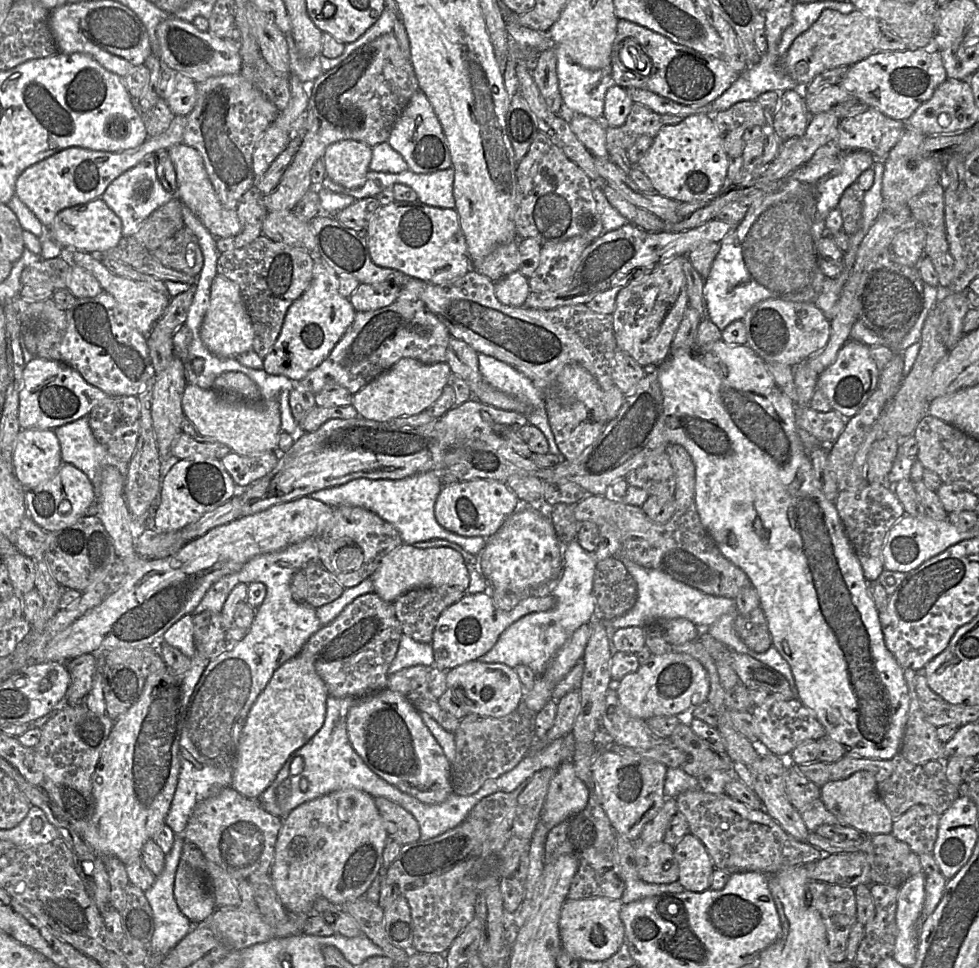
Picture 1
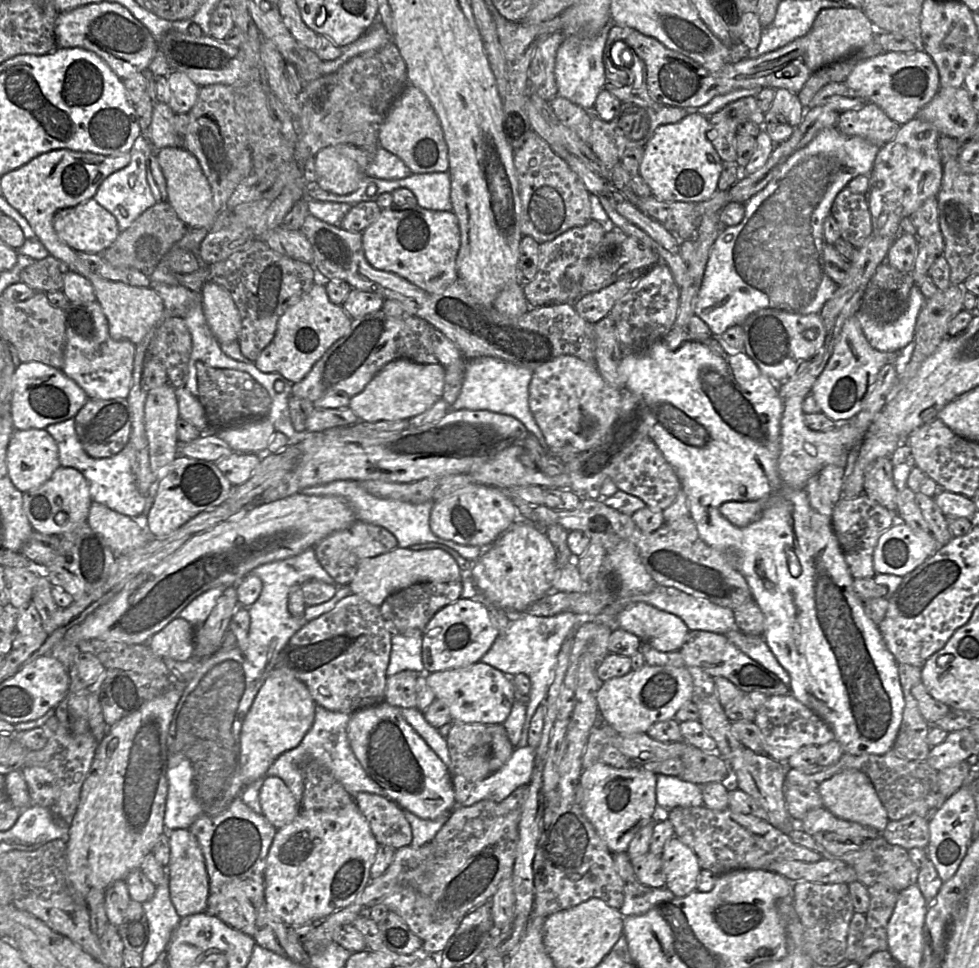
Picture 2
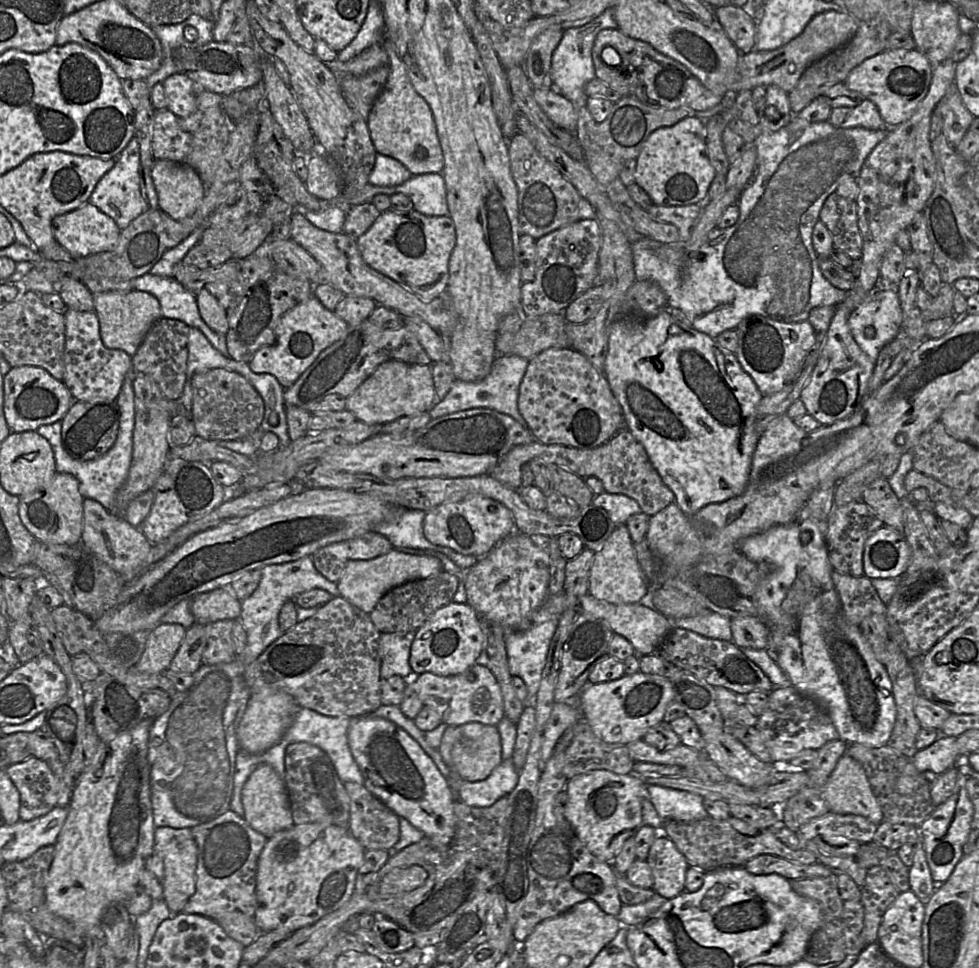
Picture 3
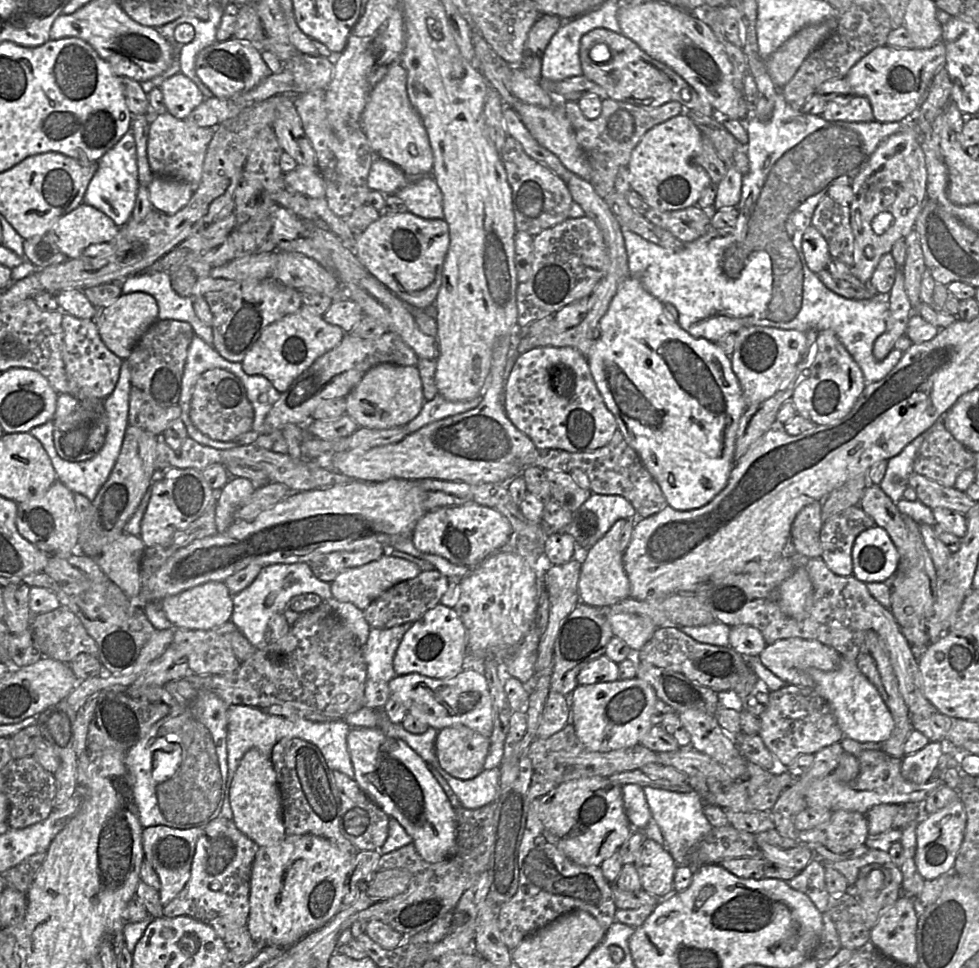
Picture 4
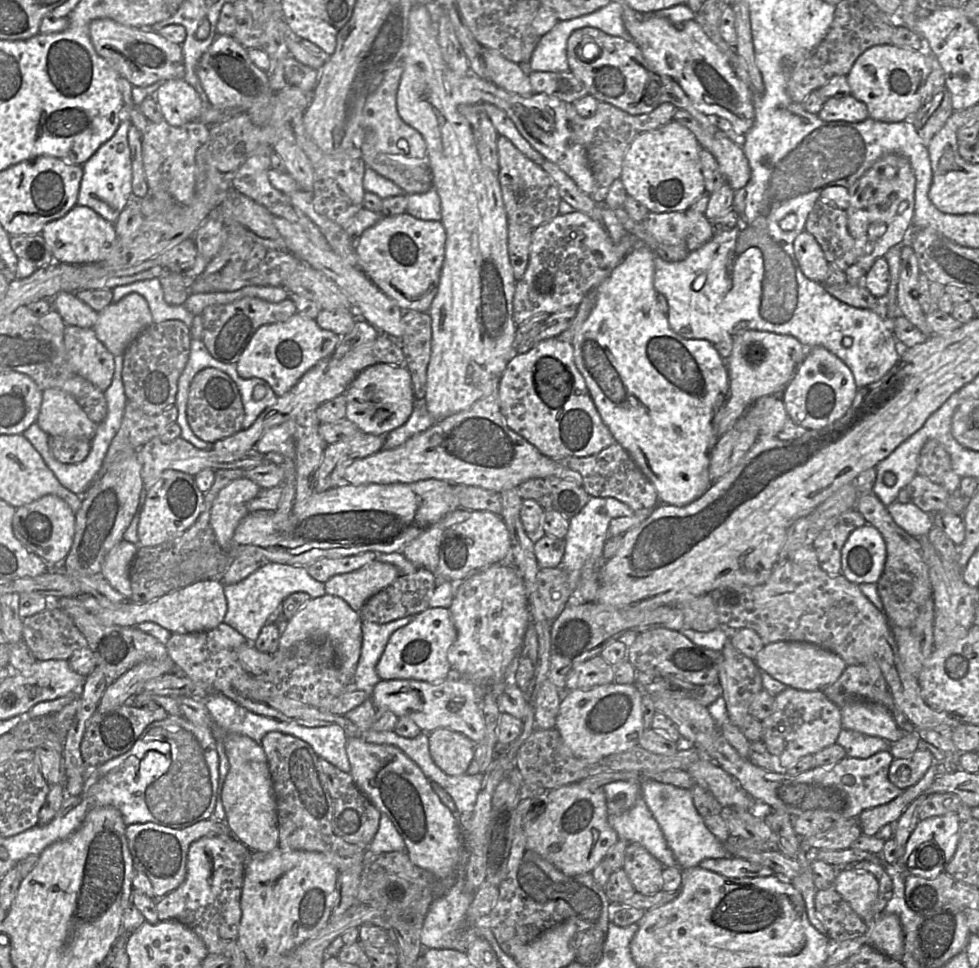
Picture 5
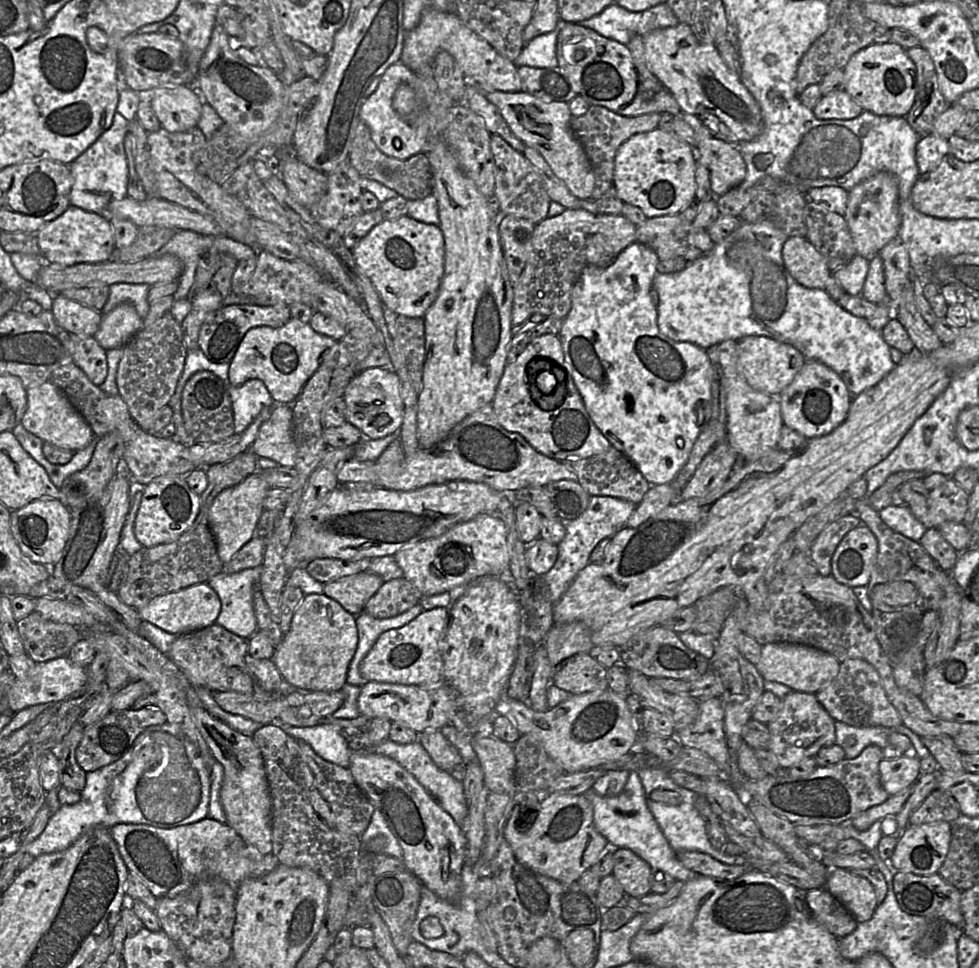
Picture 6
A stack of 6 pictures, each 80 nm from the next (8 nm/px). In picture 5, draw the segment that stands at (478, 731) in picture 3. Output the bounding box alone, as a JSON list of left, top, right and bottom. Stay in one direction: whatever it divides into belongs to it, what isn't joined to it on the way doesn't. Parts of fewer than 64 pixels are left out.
[428,728,476,775]

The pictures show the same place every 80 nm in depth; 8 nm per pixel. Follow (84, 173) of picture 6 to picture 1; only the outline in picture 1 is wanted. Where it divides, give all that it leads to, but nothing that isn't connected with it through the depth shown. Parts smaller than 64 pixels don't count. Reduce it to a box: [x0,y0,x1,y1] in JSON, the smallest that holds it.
[101,154,175,237]

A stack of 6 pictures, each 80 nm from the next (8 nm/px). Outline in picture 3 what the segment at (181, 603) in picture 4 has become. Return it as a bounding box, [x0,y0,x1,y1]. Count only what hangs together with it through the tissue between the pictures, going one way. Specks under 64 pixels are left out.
[190,588,241,624]

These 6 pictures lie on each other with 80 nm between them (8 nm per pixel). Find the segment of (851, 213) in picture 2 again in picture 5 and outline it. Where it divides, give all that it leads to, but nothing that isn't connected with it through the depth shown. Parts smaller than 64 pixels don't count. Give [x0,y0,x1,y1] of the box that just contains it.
[804,200,856,271]

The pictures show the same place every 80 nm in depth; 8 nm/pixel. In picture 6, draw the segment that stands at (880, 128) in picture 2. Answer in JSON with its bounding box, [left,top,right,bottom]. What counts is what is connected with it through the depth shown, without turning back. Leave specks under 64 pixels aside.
[812,90,863,119]

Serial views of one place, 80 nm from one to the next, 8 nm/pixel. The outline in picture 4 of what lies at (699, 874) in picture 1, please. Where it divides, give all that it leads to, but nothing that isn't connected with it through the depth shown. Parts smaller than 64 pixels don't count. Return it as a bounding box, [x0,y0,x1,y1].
[633,839,678,897]

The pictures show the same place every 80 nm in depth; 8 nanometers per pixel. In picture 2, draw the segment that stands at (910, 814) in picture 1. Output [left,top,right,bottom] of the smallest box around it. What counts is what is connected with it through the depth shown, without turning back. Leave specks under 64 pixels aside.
[880,815,930,848]

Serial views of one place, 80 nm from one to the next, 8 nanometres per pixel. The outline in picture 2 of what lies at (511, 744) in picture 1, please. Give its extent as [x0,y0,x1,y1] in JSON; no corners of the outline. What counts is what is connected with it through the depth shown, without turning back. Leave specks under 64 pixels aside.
[446,723,504,802]

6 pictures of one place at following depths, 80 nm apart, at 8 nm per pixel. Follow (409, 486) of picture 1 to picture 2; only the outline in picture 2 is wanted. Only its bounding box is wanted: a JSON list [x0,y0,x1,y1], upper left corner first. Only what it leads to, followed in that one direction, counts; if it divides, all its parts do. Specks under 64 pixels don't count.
[300,480,481,562]

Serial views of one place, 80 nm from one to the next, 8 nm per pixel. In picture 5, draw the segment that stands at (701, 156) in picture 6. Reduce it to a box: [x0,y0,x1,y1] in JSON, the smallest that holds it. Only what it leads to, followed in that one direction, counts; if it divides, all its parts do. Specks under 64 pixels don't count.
[672,109,751,191]

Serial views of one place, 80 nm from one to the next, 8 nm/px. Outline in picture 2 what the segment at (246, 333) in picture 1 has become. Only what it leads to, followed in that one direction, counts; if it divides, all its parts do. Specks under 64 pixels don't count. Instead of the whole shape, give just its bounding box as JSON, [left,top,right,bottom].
[200,281,241,341]

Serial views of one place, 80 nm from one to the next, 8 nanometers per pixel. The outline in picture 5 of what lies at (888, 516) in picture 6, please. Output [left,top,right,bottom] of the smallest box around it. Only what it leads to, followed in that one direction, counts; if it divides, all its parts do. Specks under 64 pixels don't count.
[887,502,934,538]

